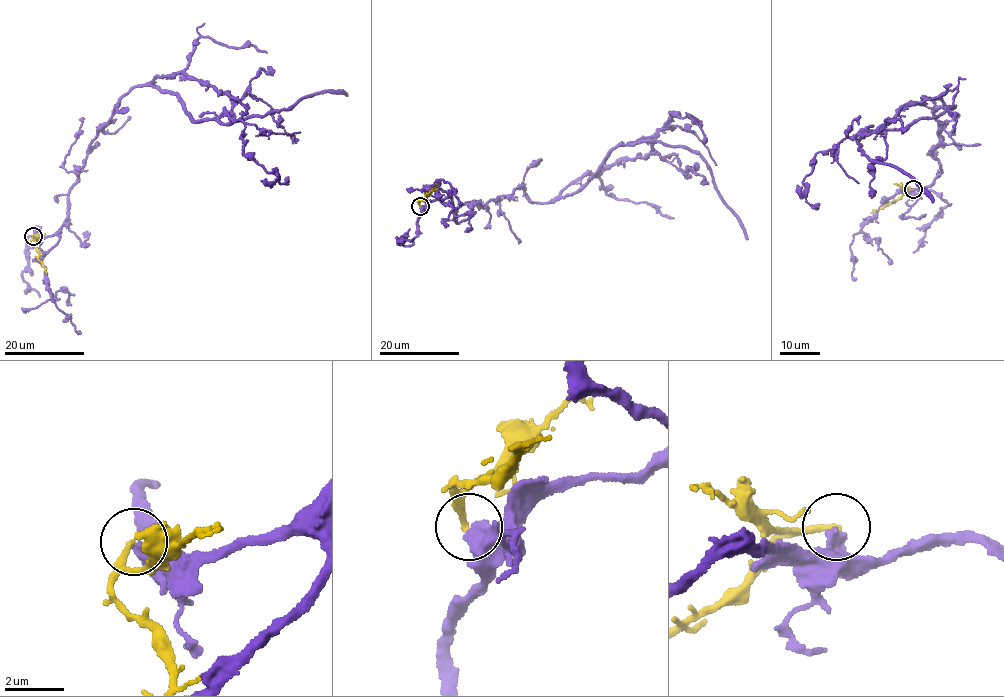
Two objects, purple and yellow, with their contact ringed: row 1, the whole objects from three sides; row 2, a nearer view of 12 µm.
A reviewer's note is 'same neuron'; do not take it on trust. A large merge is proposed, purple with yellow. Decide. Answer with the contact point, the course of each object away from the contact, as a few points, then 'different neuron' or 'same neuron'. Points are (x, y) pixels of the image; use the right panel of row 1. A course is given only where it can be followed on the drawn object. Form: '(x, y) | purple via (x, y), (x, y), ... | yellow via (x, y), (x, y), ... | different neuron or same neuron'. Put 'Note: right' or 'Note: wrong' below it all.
(913, 189) | purple via (912, 189), (926, 189), (940, 173), (935, 110), (956, 106), (857, 142), (914, 176), (933, 203) | yellow via (913, 189), (906, 190), (898, 198), (871, 213) | different neuron
Note: wrong

